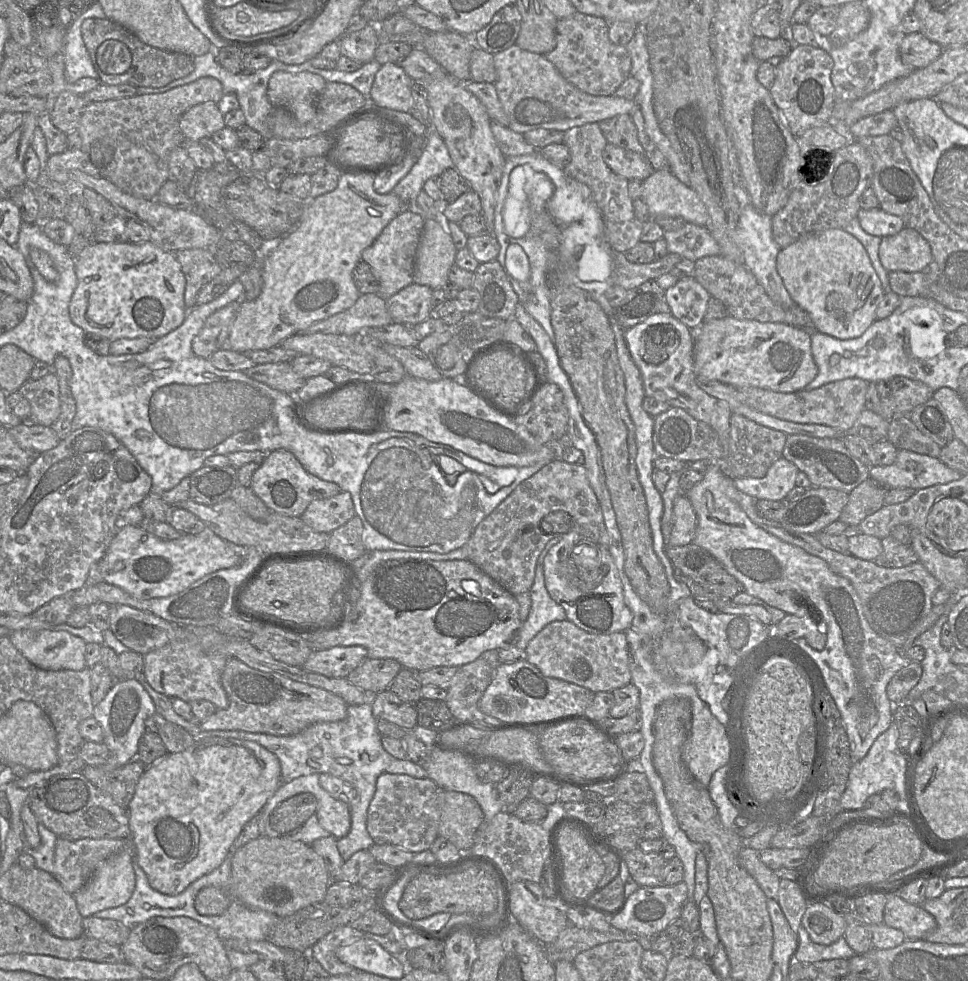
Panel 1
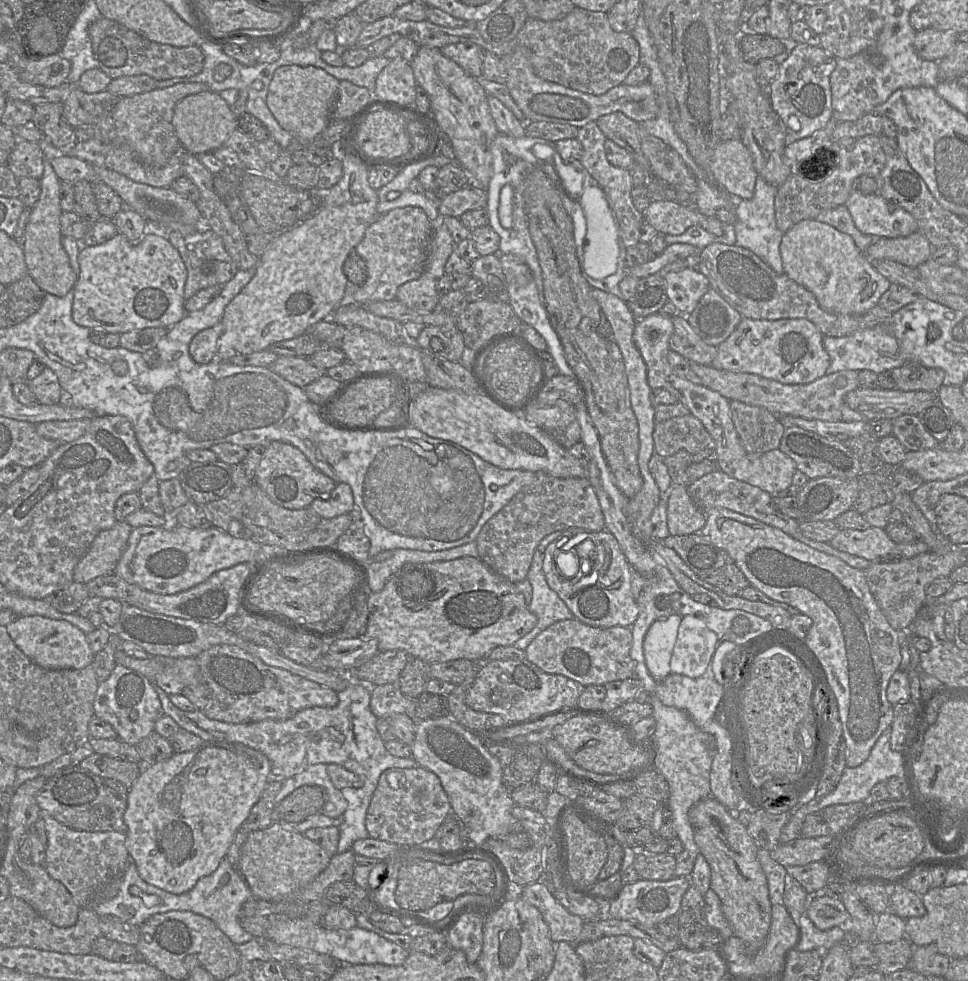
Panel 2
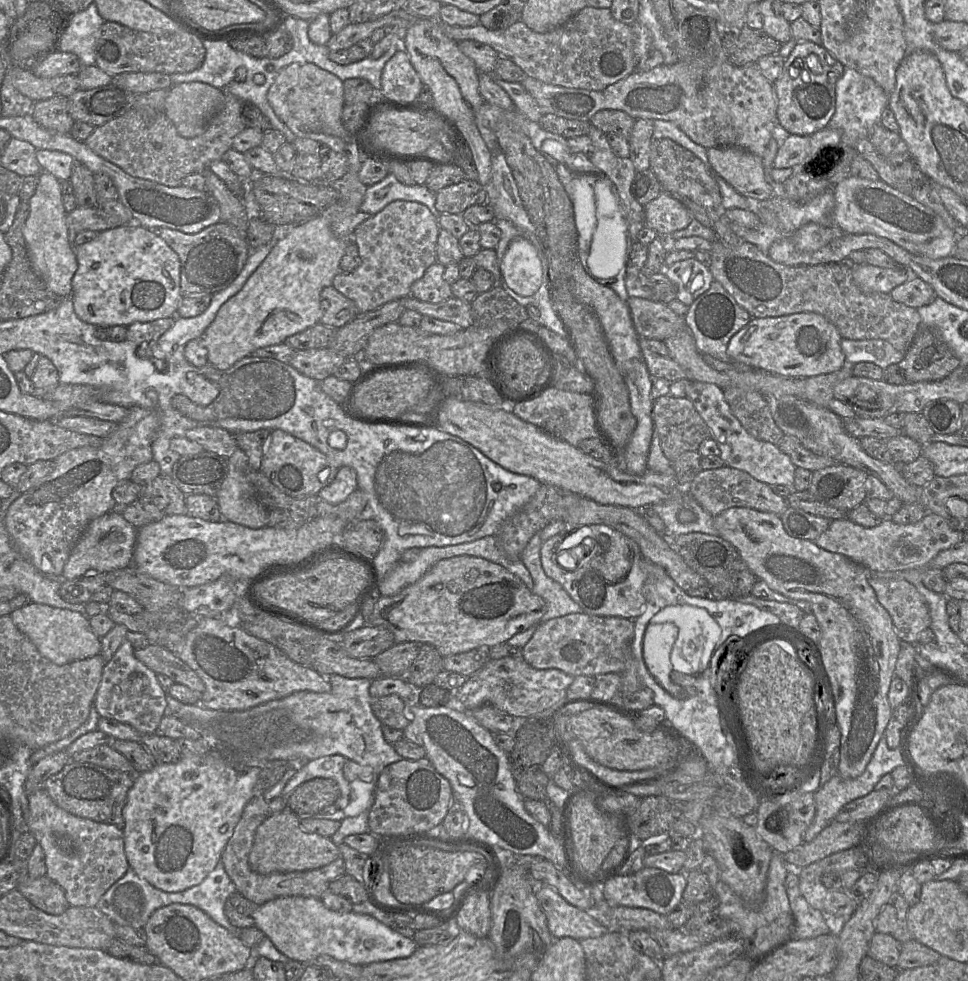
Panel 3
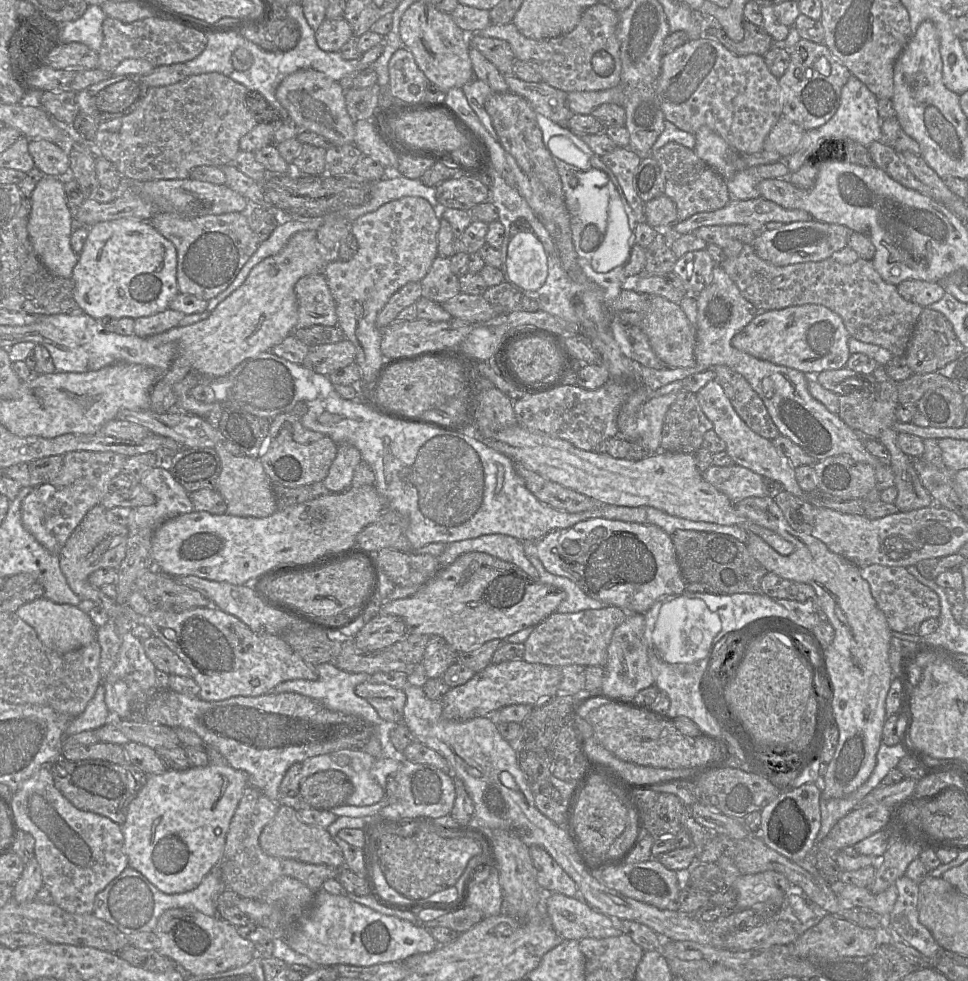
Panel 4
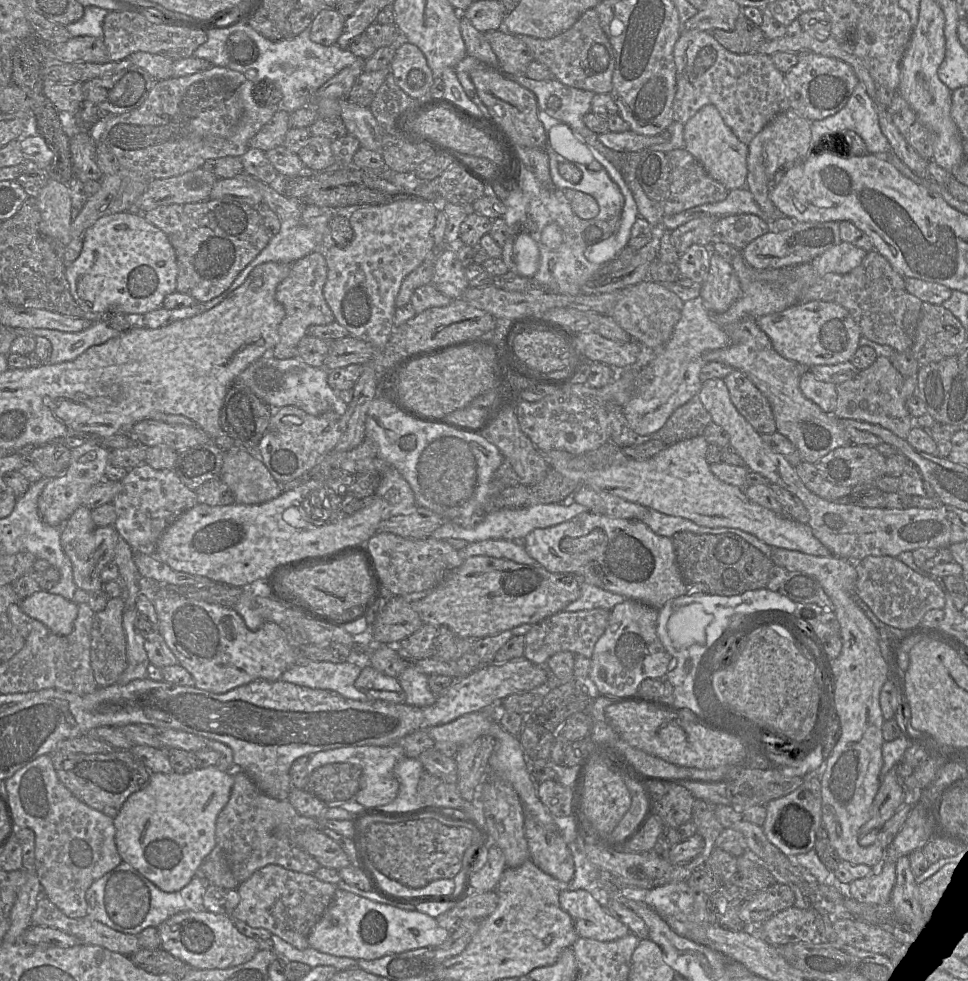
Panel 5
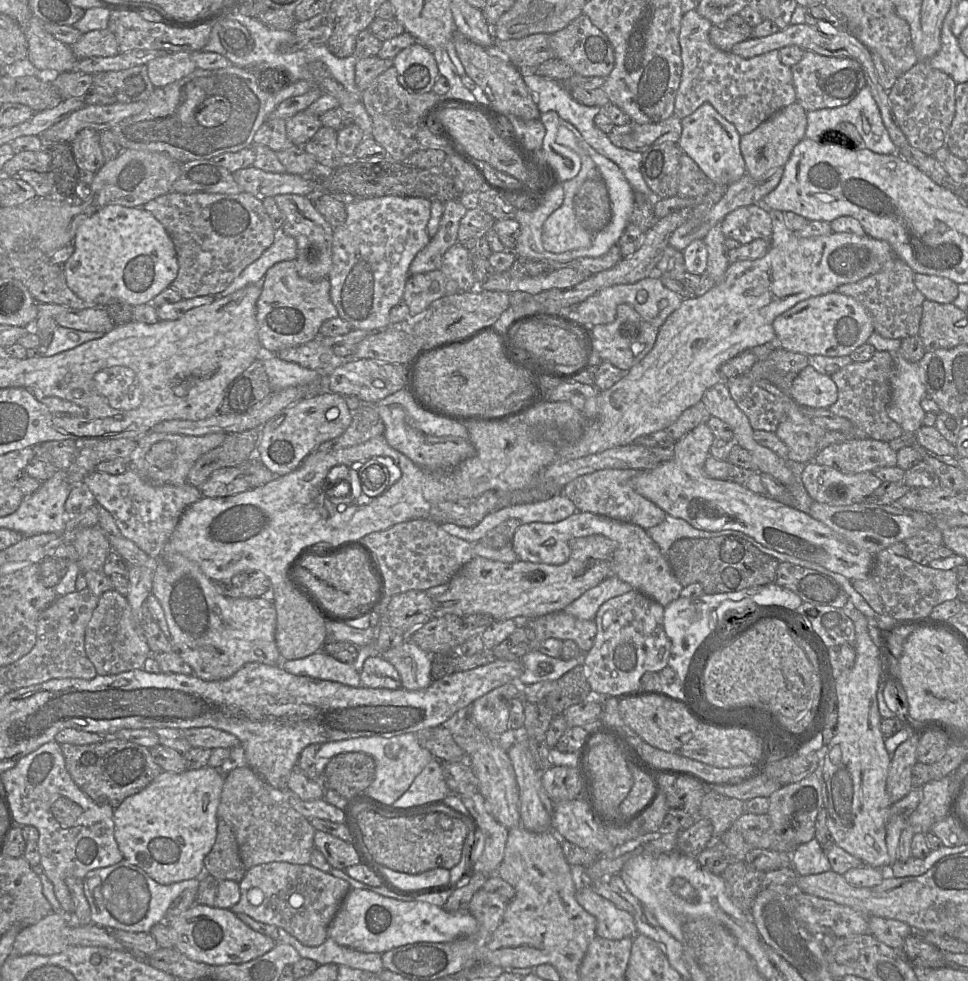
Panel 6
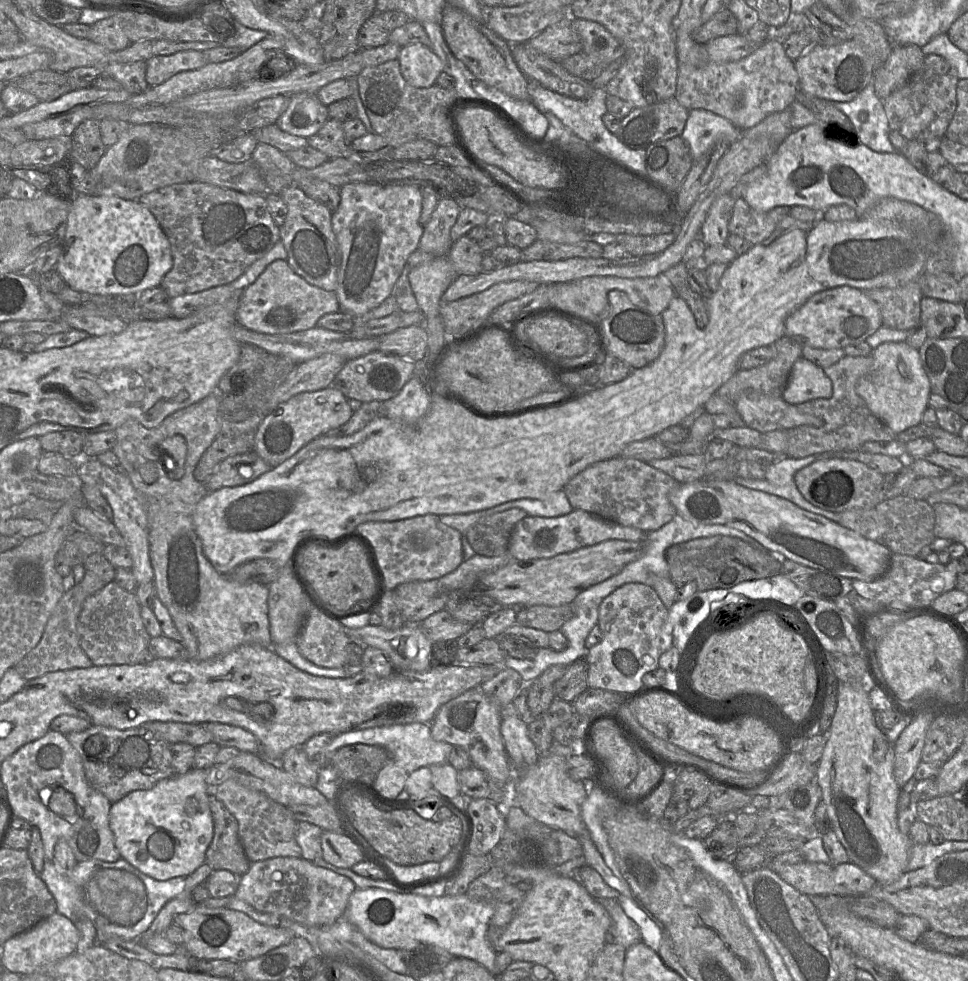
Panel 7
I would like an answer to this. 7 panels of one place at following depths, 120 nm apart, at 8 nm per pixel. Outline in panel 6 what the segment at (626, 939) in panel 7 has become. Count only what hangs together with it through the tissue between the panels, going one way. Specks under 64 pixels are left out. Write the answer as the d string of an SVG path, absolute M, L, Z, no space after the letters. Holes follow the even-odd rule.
M591 886L576 891L577 902L596 919L596 936L621 940L637 933L633 915L597 894Z

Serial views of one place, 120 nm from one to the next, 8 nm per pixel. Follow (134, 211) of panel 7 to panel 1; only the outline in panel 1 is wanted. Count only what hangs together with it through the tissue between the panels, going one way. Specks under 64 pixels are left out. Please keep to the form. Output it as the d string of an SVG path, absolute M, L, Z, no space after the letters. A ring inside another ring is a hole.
M129 241L123 243L94 242L75 258L75 273L77 277L77 286L69 303L69 316L71 321L83 329L85 333L97 335L109 341L120 338L133 339L139 337L158 339L179 327L183 323L188 312L184 303L186 279L178 260L173 253L163 251L152 241L142 243L132 243Z

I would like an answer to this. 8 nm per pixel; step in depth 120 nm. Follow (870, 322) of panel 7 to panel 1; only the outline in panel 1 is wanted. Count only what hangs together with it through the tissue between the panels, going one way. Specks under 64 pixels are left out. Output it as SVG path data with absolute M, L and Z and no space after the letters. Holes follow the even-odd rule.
M727 315L693 330L696 376L736 388L757 387L775 392L802 390L818 373L811 353L811 332L780 322L759 322Z

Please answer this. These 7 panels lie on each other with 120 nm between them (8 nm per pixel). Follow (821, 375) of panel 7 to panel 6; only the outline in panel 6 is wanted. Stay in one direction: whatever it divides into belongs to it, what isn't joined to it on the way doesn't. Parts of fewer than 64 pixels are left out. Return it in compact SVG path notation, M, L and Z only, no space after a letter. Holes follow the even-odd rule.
M807 365L793 379L788 394L802 407L828 409L837 401L838 391L830 376L820 374L812 366Z

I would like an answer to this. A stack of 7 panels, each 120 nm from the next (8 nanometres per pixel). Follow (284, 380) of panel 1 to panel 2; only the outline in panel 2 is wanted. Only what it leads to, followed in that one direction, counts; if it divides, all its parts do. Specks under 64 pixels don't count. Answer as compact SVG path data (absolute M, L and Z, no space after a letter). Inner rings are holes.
M279 356L269 368L301 388L326 374L325 369L315 366L307 357Z

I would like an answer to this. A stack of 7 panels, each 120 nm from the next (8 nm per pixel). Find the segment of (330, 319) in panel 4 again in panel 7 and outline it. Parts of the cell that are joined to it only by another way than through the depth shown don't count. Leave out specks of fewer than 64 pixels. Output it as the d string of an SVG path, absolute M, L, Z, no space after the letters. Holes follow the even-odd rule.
M274 260L257 279L239 293L236 310L236 323L242 327L266 334L282 334L307 330L316 327L317 321L325 314L340 311L336 292L326 291L313 286L298 276L290 268L286 260Z

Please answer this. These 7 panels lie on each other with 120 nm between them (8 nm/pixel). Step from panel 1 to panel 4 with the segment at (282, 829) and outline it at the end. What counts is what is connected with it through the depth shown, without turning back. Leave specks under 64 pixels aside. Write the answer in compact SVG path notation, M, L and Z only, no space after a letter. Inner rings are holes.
M341 771L317 772L302 780L292 805L298 808L313 808L330 812L332 808L346 805L354 792L351 780Z

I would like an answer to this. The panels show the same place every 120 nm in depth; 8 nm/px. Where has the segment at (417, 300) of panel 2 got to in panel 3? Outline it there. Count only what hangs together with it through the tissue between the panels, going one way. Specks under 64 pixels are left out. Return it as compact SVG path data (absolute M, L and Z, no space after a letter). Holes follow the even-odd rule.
M438 261L428 267L424 275L410 288L410 296L428 303L439 303L452 296L451 284L443 278L445 266Z

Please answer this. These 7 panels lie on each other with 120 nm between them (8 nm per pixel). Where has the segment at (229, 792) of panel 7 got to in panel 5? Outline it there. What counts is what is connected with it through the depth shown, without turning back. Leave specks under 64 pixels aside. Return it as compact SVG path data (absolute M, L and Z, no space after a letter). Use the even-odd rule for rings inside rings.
M233 771L234 784L228 803L216 820L216 844L223 850L229 867L239 884L257 870L271 864L285 869L314 874L321 865L303 849L273 835L273 829L286 824L295 830L318 829L316 819L300 815L289 800L277 800L262 792L243 771Z

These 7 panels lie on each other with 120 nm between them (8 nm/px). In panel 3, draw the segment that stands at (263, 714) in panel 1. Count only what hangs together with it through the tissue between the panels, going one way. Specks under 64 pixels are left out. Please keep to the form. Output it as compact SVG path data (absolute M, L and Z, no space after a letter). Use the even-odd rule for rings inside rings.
M222 617L199 618L197 625L176 646L175 654L204 682L200 703L211 710L244 711L298 691L331 690L326 676L291 660L276 646L247 633L241 626L228 625Z

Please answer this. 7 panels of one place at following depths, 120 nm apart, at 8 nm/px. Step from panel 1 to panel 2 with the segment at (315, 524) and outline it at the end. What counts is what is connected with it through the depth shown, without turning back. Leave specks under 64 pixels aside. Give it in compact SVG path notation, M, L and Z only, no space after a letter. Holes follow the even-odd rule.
M337 483L328 498L316 498L309 507L327 519L349 514L354 510L352 489L346 483Z

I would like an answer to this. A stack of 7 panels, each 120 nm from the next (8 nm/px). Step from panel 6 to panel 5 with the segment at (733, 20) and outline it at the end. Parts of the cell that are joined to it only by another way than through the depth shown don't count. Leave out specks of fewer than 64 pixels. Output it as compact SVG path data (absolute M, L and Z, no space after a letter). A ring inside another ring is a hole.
M743 14L738 16L733 30L714 29L711 34L723 47L736 54L757 52L768 40L761 28Z

